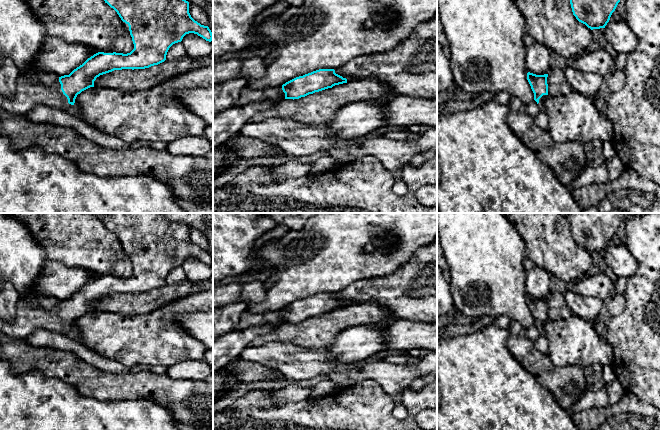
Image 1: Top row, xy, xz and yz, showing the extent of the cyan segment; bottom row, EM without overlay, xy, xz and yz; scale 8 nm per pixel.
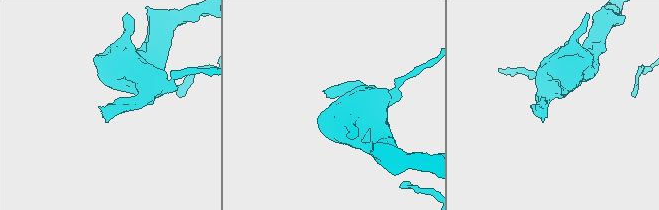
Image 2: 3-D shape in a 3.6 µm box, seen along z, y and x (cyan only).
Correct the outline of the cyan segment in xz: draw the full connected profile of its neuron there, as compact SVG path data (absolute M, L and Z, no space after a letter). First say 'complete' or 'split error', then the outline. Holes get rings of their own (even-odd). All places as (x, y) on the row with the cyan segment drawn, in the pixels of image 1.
split error | M319 69L274 88L252 89L246 86L233 106L263 100L299 99L343 83L347 83L347 79L336 74L334 69Z

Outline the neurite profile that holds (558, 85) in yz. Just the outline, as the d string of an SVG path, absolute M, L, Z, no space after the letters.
M553 65L547 77L548 95L560 96L569 94L573 88L565 77L563 67Z

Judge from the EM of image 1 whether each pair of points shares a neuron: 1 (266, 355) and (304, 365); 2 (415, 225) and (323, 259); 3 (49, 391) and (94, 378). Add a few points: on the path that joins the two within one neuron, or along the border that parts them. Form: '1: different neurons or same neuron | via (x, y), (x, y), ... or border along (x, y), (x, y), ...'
1: same neuron | via (275, 355), (286, 357), (295, 362)
2: same neuron | via (392, 225), (365, 227), (346, 241)
3: different neurons | border along (49, 376), (62, 379), (91, 397)

